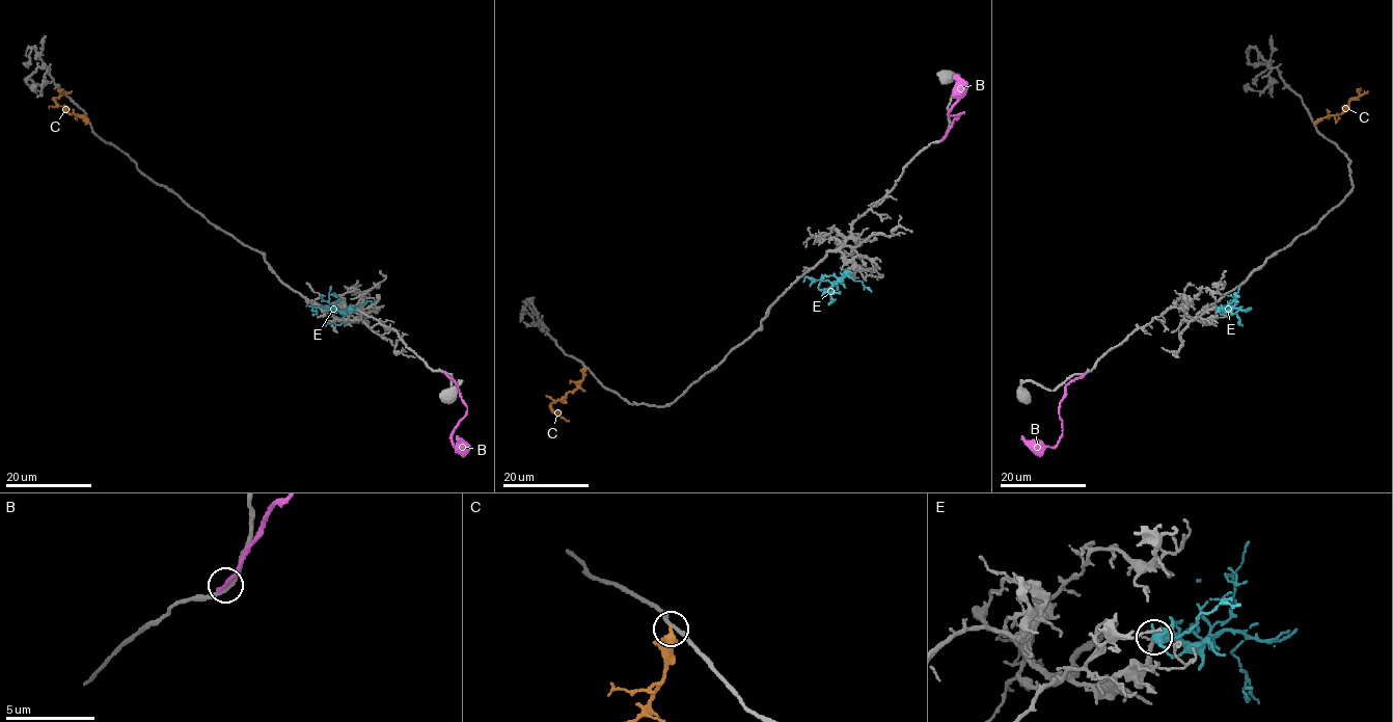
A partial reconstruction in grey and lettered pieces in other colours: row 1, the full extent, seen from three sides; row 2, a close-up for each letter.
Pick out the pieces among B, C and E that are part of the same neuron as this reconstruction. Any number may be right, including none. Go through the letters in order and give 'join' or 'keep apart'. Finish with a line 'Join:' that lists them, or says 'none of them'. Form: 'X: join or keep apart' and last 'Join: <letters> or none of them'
B: keep apart
C: keep apart
E: join
Join: E

